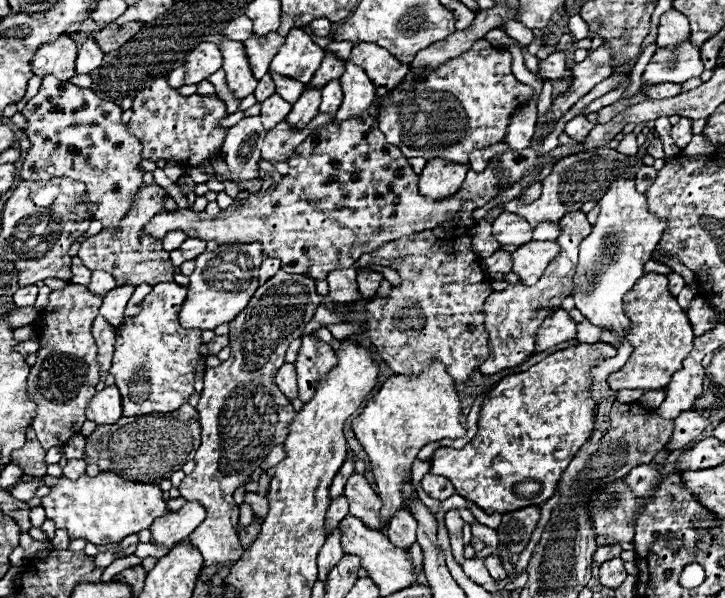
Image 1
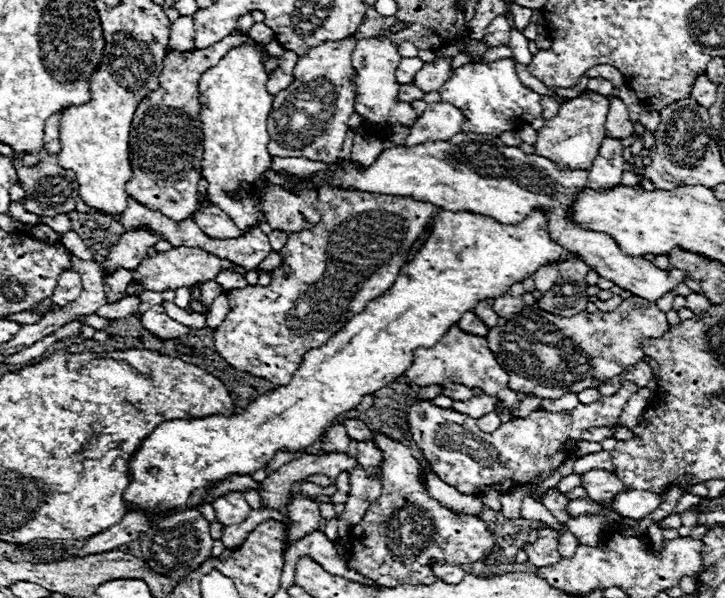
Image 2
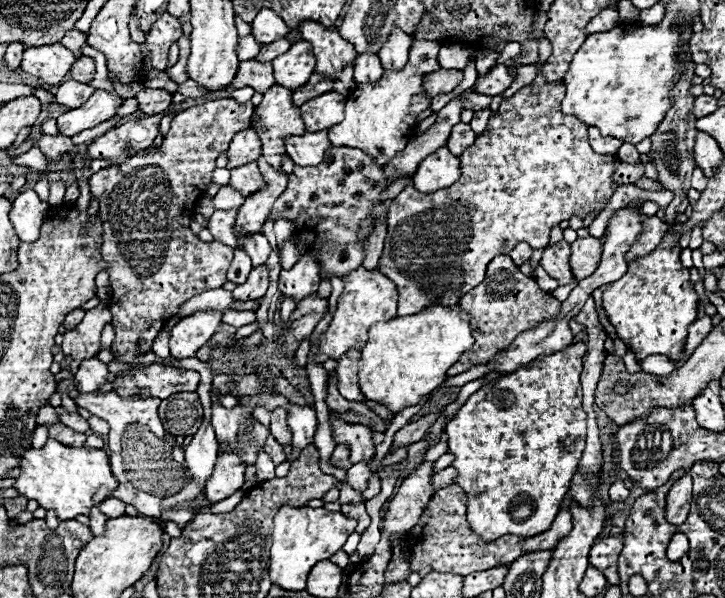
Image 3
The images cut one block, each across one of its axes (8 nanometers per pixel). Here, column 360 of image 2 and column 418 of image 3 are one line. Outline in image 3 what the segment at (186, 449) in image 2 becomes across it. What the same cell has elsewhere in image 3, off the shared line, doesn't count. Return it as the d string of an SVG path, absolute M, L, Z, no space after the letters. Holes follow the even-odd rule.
M434 304L406 318L378 322L370 328L370 340L362 348L360 390L366 398L388 406L390 412L400 412L438 388L448 378L446 370L456 364L462 352L472 344L474 338L460 304Z

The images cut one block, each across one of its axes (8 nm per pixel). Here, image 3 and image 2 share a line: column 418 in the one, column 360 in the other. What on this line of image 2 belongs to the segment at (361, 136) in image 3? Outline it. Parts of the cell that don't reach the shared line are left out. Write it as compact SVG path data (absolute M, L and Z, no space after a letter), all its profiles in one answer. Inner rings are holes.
M370 38L370 40L360 40L352 52L352 66L356 70L354 82L358 86L358 94L356 94L356 112L362 116L362 120L366 122L366 126L376 128L376 130L386 130L394 124L408 124L412 126L414 120L418 118L412 110L410 104L406 102L394 102L394 98L398 96L398 82L394 82L394 72L398 68L400 62L400 54L398 54L398 46L392 44L390 40L382 40L382 38Z

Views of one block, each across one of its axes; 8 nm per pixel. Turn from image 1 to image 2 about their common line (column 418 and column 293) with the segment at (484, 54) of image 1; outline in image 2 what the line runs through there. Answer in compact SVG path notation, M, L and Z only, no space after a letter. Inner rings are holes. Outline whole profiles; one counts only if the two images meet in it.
M344 38L338 42L324 42L310 48L304 56L298 58L294 68L294 82L276 94L268 118L270 144L268 152L282 158L308 158L324 164L338 160L342 142L348 130L348 118L354 112L356 86L352 80L352 50L356 40Z

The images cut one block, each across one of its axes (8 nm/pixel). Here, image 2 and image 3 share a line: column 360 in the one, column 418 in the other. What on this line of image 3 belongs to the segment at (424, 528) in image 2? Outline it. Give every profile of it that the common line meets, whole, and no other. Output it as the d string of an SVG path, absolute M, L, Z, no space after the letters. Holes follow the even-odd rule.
M464 494L464 508L442 508L436 506L436 496L432 496L430 504L422 512L418 524L406 532L404 540L410 548L410 570L426 576L428 572L452 572L460 576L468 576L472 572L490 570L498 564L506 566L520 556L522 538L507 534L499 538L499 543L484 542L478 534L474 534L466 522L466 494Z

